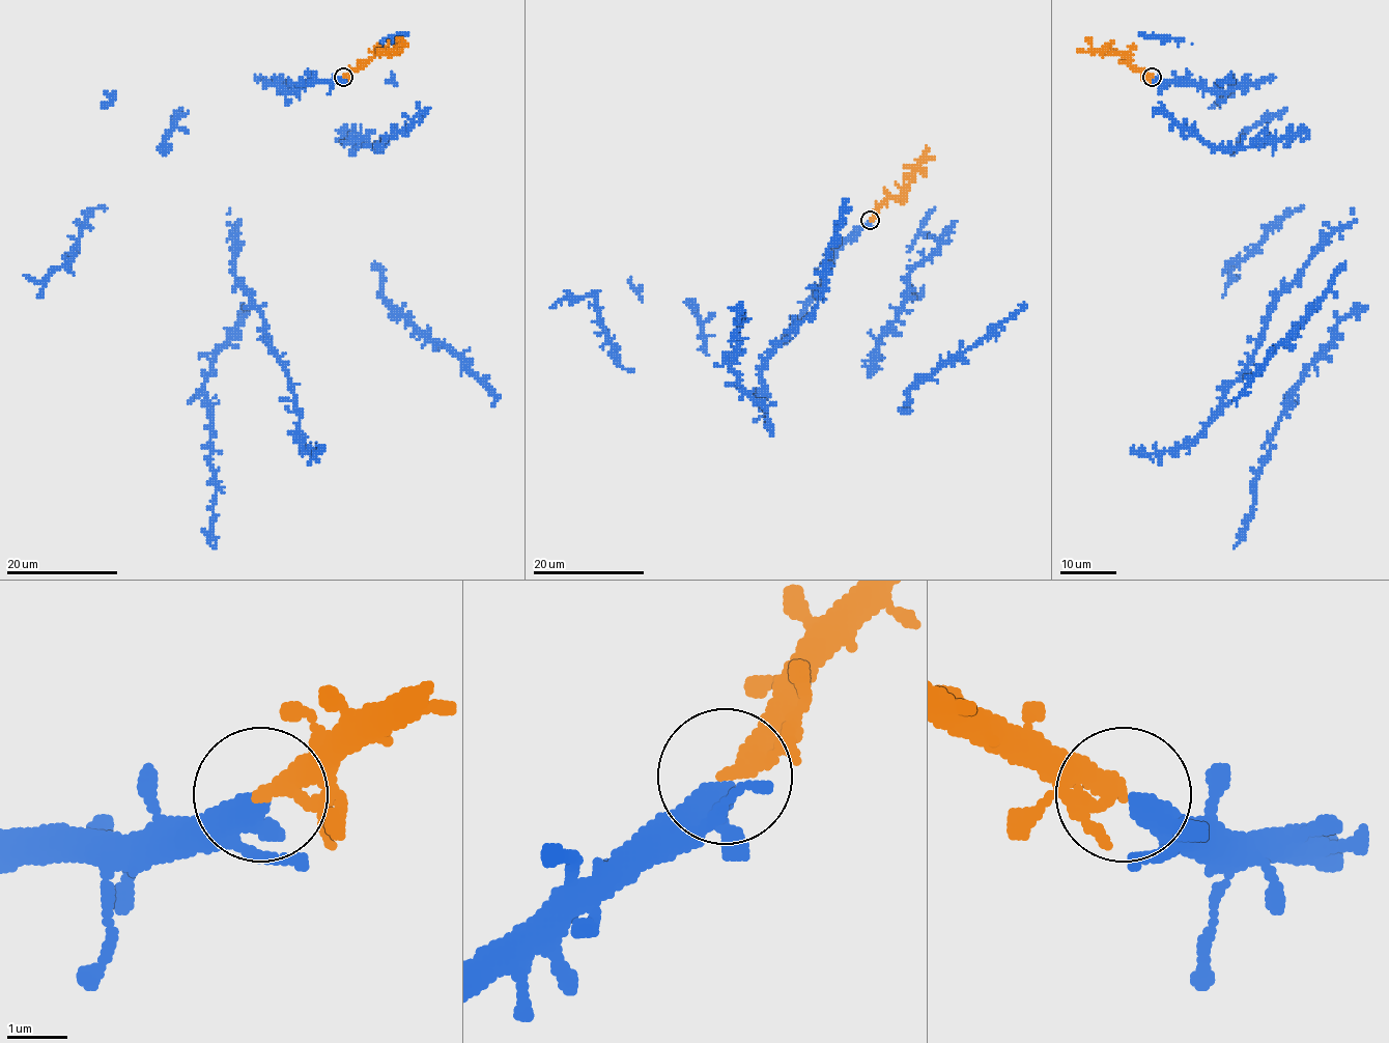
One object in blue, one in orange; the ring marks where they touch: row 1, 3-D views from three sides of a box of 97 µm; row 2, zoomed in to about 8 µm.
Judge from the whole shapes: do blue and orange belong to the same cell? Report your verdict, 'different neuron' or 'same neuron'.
same neuron

